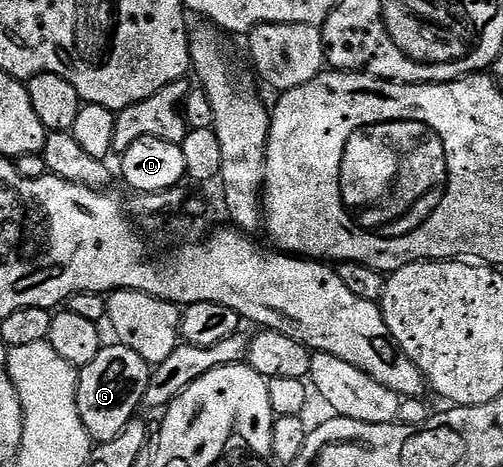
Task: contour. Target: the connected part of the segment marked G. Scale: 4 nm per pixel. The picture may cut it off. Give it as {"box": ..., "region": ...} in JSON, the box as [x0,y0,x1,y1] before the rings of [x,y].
{"box":[76,343,152,443],"region":[[[119,343],[111,344],[101,347],[92,362],[79,370],[76,383],[78,415],[96,443],[119,441],[125,436],[124,428],[131,423],[136,408],[139,410],[143,406],[152,374],[146,359],[142,359],[138,351],[130,351],[130,347]]]}

